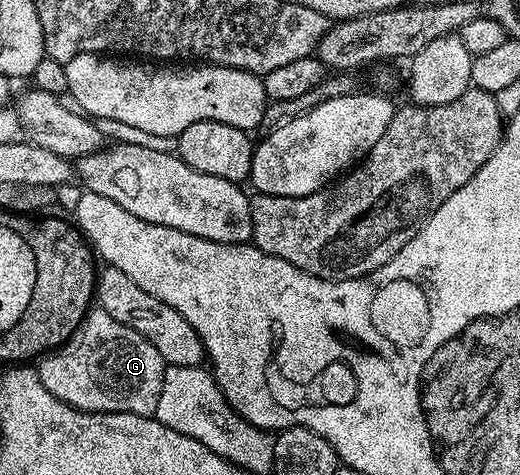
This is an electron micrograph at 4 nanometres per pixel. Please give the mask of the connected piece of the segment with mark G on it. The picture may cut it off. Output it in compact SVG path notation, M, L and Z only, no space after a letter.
M96 306L87 311L72 337L51 356L43 357L36 369L41 383L48 392L78 410L128 412L132 415L151 417L156 410L156 404L159 403L166 367L160 352L148 343L148 340L144 340L144 336L140 336L135 329L128 328L127 325L113 319L108 312L104 312L102 307Z

